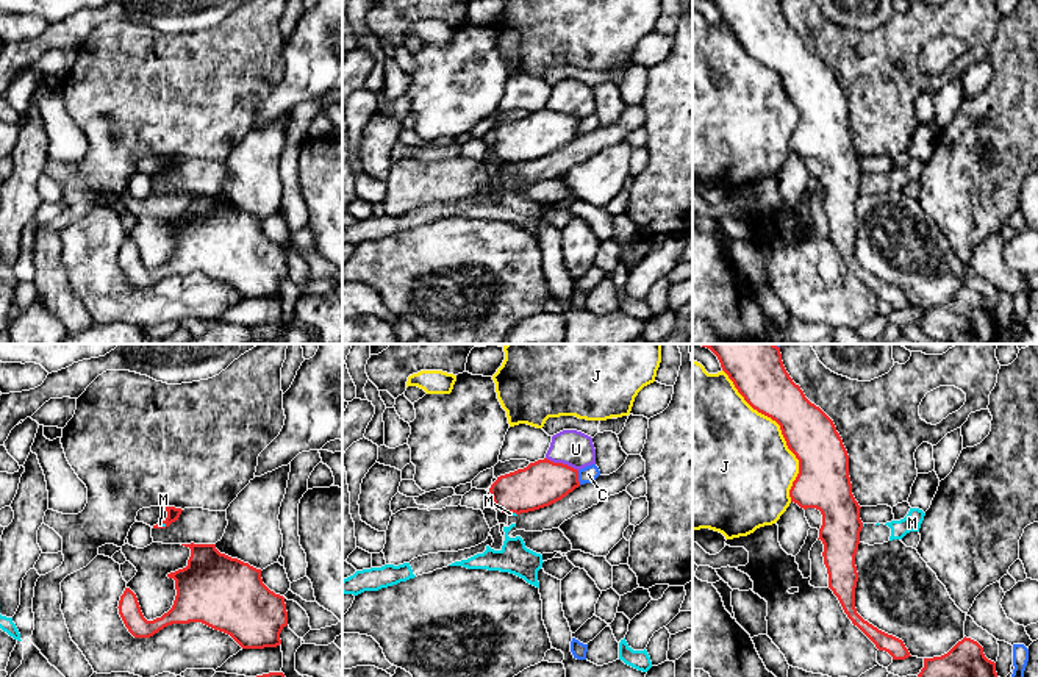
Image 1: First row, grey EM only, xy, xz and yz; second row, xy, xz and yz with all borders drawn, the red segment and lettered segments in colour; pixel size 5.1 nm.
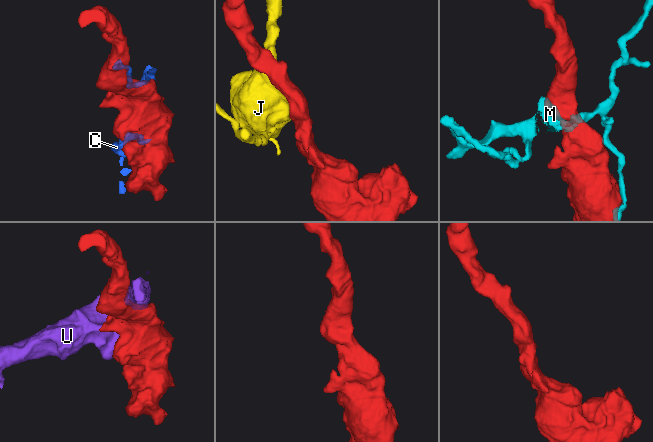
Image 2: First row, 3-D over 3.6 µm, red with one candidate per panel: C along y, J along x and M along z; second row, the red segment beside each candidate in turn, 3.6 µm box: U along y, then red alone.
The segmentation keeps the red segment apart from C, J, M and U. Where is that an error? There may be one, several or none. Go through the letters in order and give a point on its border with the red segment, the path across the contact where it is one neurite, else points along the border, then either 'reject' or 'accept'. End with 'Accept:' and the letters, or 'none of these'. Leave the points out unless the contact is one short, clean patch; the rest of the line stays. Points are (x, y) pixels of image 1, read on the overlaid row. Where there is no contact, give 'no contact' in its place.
C: contact xz (577, 477); reject
J: contact yz (782, 432); reject
M: contact xy (163, 522); border xy (158, 524), (166, 526); reject
U: contact xz (561, 463); reject
Accept: none of these

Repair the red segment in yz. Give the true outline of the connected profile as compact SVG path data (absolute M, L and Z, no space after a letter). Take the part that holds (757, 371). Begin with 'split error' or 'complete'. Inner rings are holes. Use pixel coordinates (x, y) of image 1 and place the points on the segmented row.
complete; M694 344L710 349L719 360L722 371L733 381L744 400L758 413L780 425L788 449L799 460L799 474L789 489L791 502L800 508L816 508L822 514L819 538L824 544L824 564L829 574L829 588L838 597L844 613L879 650L888 652L893 660L905 660L910 655L904 641L888 635L868 621L855 608L855 588L858 572L855 555L860 544L863 522L860 505L852 494L849 477L849 455L833 421L811 403L799 385L786 372L780 347L775 344Z

